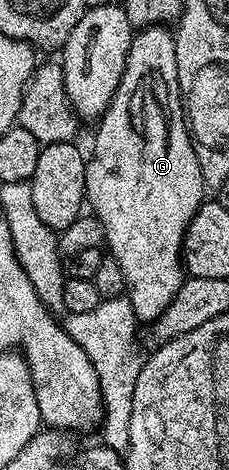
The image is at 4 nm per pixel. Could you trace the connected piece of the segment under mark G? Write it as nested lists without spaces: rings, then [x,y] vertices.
[[[151,25],[149,29],[135,32],[120,87],[116,87],[116,95],[97,125],[94,150],[88,153],[86,162],[85,204],[102,226],[105,248],[120,267],[120,275],[124,275],[124,296],[130,301],[137,320],[152,323],[165,311],[168,303],[172,303],[176,291],[180,291],[184,280],[182,244],[186,228],[204,200],[200,163],[196,159],[190,133],[186,130],[186,115],[182,112],[176,47],[169,28]]]

